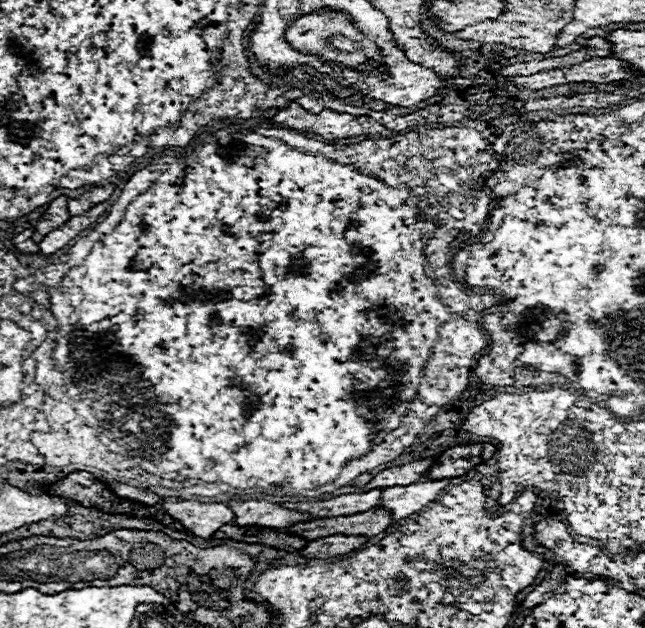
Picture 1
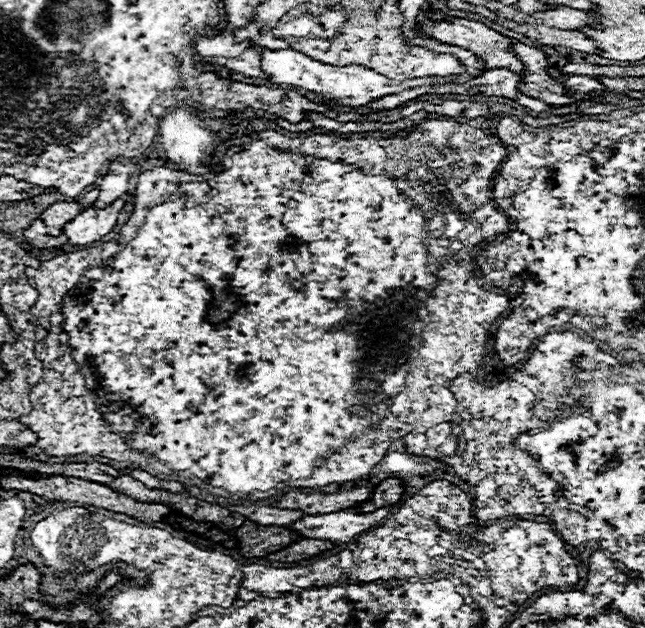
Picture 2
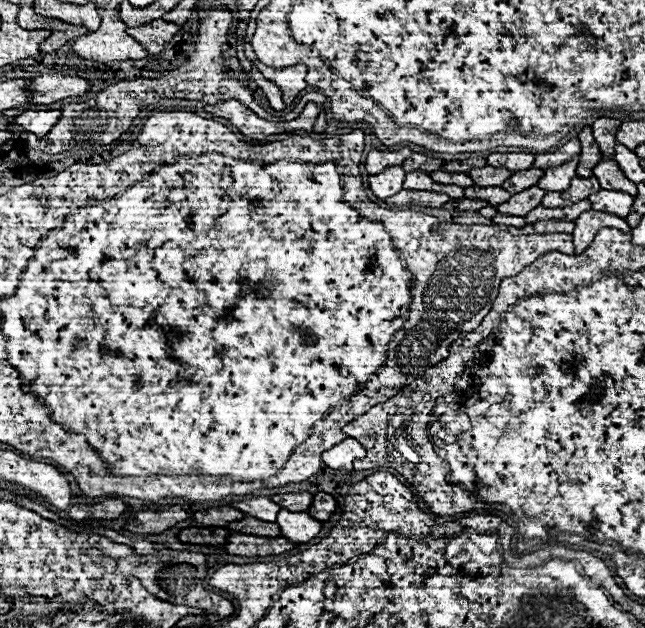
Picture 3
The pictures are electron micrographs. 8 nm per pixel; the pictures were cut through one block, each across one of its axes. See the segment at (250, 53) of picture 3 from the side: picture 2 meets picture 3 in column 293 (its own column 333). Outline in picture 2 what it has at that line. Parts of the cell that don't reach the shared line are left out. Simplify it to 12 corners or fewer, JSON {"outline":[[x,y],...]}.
{"outline":[[262,48],[272,84],[290,84],[340,106],[364,106],[420,82]]}

